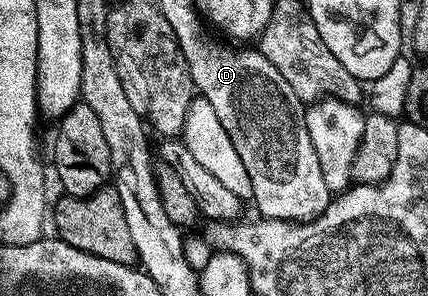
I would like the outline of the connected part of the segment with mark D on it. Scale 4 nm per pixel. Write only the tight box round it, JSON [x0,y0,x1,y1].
[180,29,331,222]

